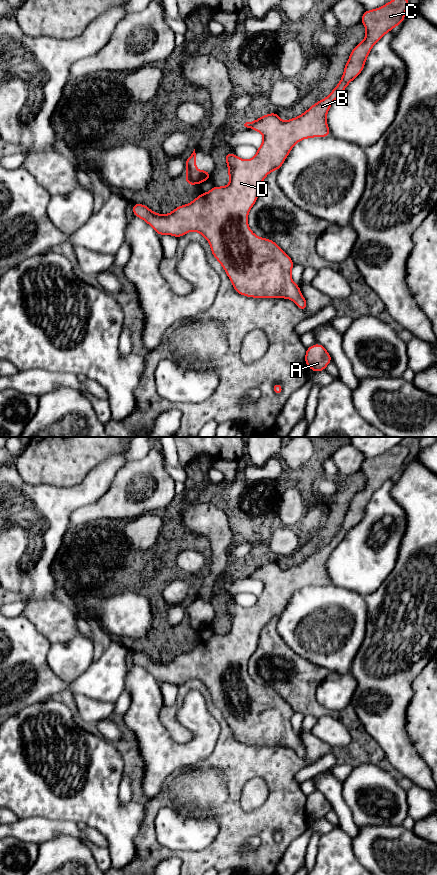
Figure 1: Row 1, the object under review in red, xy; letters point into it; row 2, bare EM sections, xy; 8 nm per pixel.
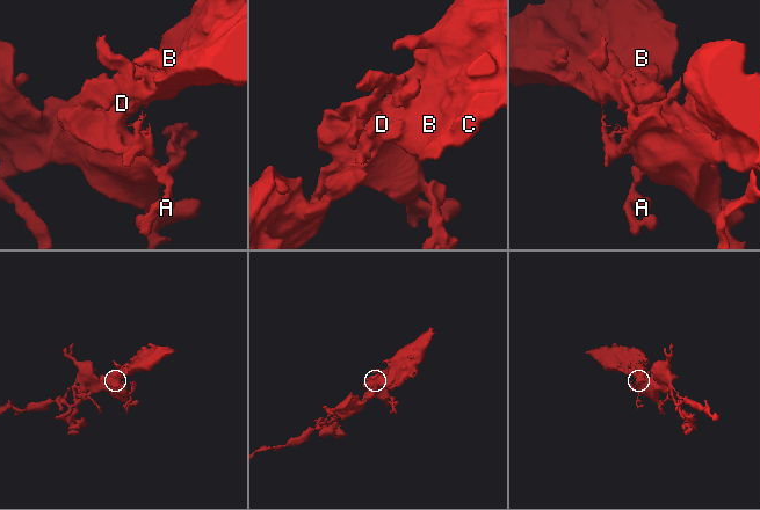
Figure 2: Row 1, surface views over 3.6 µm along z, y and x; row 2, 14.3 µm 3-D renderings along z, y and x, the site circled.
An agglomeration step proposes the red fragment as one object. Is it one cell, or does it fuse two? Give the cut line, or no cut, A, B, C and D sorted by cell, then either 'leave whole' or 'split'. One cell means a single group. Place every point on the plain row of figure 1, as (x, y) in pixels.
no cut | A B C D | leave whole

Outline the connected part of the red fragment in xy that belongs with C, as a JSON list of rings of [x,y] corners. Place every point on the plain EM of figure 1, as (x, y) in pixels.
[[[401,443],[380,456],[364,460],[361,470],[366,477],[365,487],[352,498],[339,532],[325,547],[315,551],[302,563],[287,569],[282,569],[274,560],[258,568],[246,570],[245,575],[263,582],[263,590],[250,608],[241,607],[233,601],[225,602],[230,625],[227,634],[214,634],[208,641],[201,641],[191,651],[181,653],[166,663],[155,661],[143,652],[133,652],[133,662],[147,670],[159,684],[168,682],[179,686],[190,679],[197,679],[203,683],[210,692],[213,704],[223,714],[237,741],[254,746],[291,747],[299,757],[305,759],[306,747],[291,726],[294,714],[292,707],[275,690],[258,685],[250,678],[247,670],[249,659],[258,646],[265,625],[271,619],[280,617],[296,591],[306,586],[330,584],[326,571],[330,554],[347,533],[362,520],[373,493],[404,469],[404,461],[408,455],[409,448]]]

